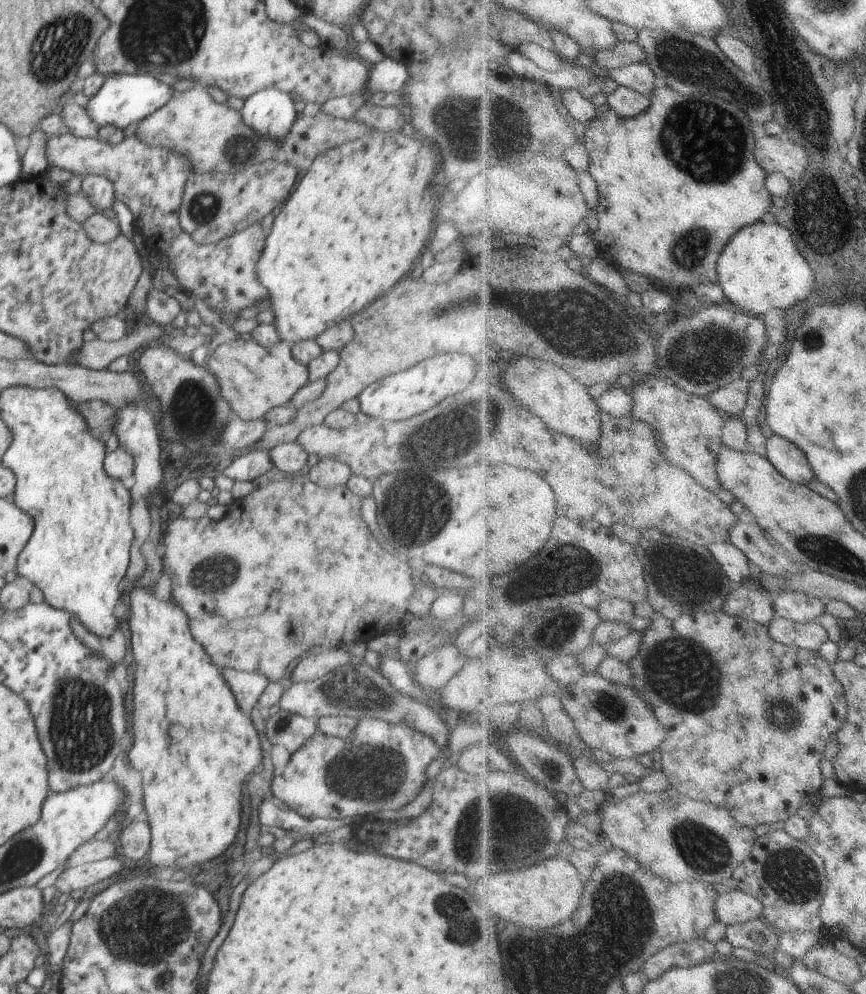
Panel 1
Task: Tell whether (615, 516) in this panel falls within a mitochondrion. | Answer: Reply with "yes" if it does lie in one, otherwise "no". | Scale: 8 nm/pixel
no

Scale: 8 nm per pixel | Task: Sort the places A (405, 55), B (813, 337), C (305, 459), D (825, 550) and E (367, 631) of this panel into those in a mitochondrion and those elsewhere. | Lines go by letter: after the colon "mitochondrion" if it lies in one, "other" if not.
A: other
B: mitochondrion
C: other
D: mitochondrion
E: other

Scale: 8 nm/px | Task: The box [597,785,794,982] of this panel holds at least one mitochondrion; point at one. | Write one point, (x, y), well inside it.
(701, 846)

